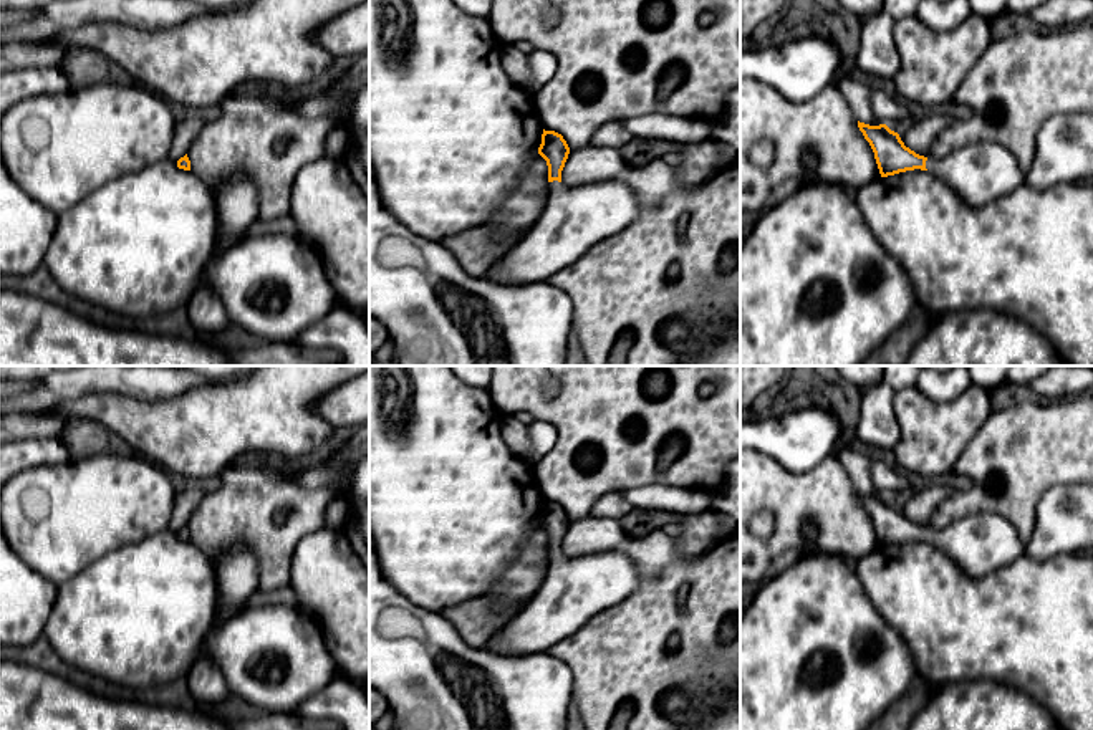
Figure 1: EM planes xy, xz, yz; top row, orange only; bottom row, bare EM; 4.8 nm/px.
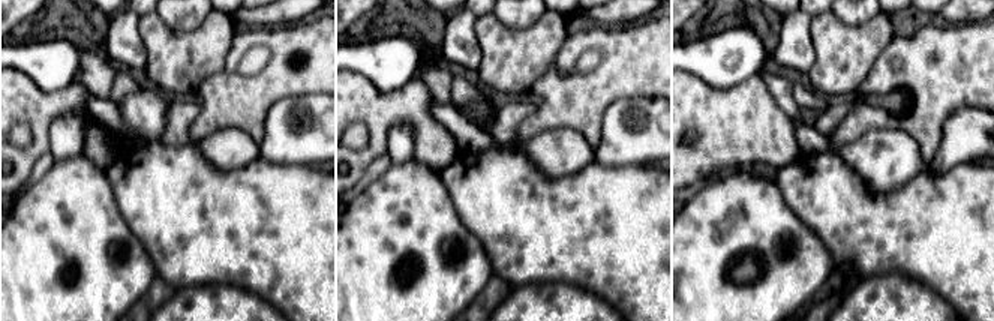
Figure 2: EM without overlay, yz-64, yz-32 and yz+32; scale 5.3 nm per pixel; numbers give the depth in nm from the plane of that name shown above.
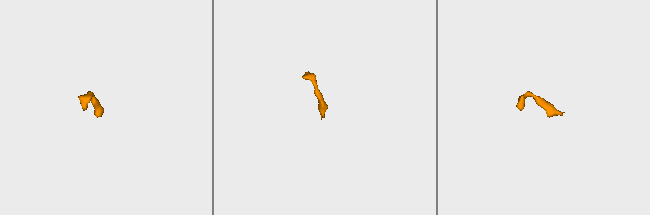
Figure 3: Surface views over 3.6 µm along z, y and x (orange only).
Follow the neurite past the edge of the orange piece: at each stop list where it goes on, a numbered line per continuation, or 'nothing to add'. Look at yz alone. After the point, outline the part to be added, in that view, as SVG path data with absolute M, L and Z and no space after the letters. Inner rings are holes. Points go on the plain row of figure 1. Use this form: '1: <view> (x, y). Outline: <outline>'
1: yz (979, 545). Outline: M994 513L964 516L941 530L927 528L926 540L944 551L969 578L974 579L1012 564L1025 553L1025 545L1015 526Z

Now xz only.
1: xz (573, 590). Outline: M553 551L540 589L484 649L502 656L546 652L595 614L626 599L638 584L638 571L623 553L566 558Z

